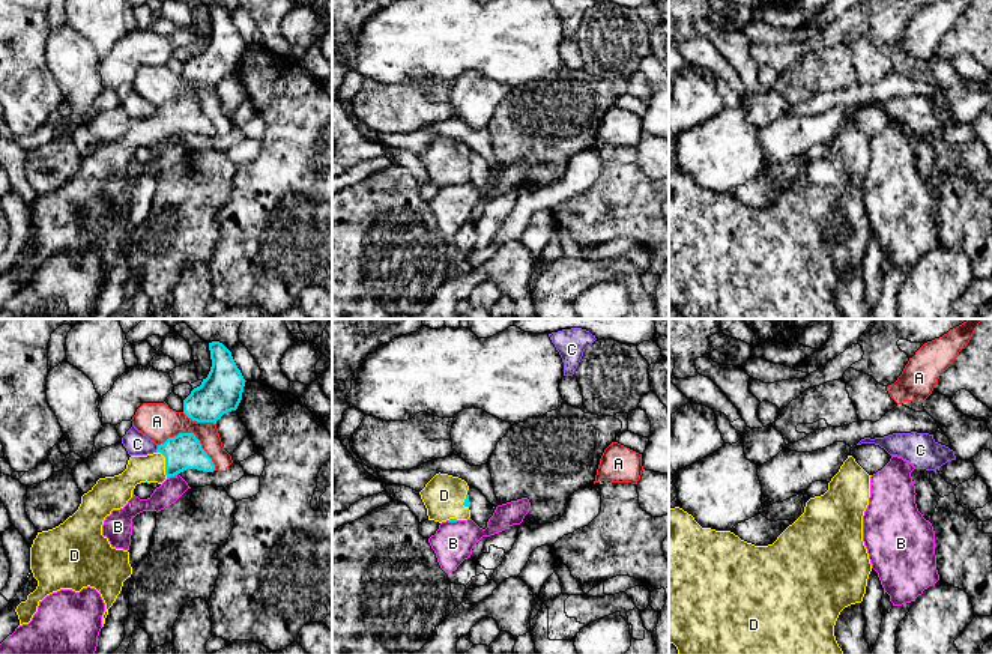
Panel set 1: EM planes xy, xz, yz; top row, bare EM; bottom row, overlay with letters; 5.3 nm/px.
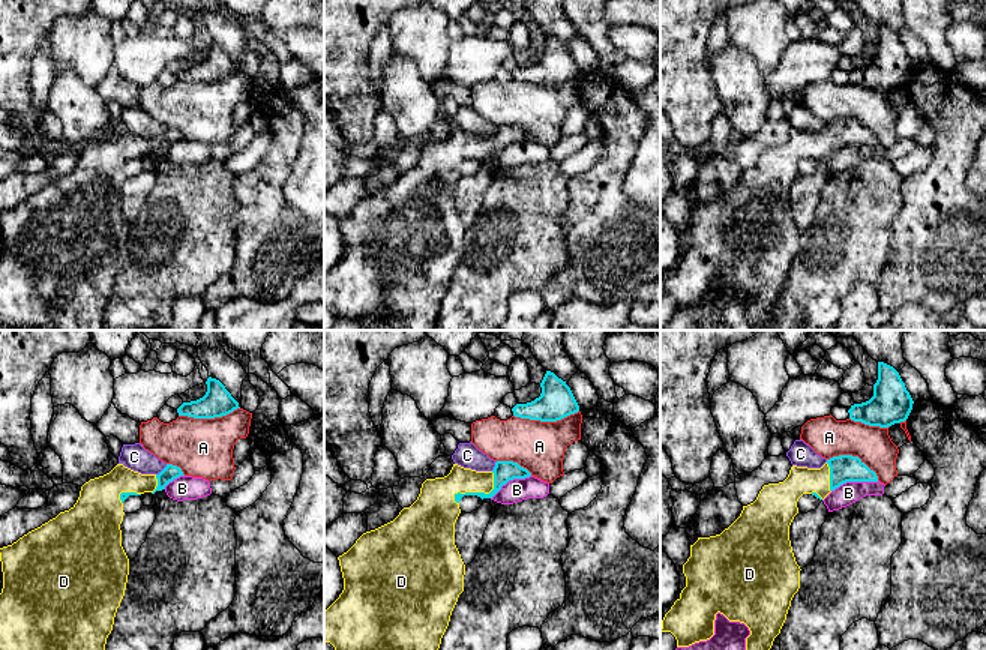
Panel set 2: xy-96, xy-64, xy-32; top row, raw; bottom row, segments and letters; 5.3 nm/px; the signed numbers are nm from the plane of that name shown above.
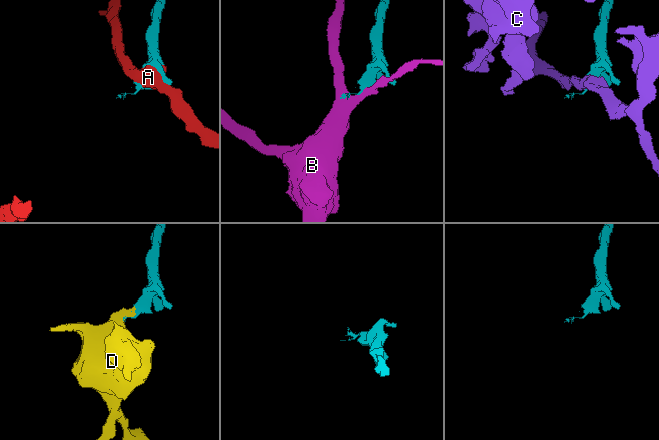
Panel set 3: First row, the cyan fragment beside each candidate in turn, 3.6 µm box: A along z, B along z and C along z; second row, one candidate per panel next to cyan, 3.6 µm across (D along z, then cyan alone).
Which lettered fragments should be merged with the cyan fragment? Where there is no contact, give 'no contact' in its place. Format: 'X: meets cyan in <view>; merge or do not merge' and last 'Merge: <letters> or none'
A: meets cyan in xy; do not merge
B: meets cyan in xy; do not merge
C: meets cyan in xy; do not merge
D: meets cyan in xy; merge
Merge: D

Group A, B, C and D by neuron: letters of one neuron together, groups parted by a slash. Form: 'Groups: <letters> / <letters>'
Groups: A / B / C / D

